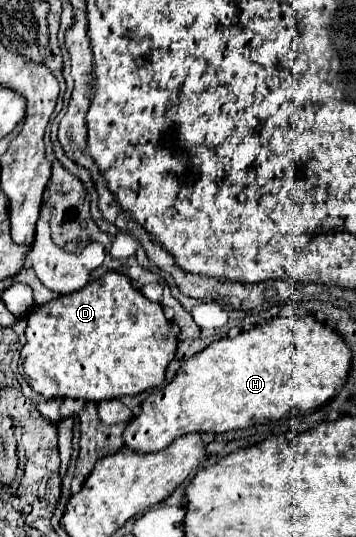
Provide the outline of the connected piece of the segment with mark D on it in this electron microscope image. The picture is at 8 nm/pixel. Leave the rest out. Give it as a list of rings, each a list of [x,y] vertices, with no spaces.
[[[115,270],[89,282],[81,290],[49,300],[45,306],[35,308],[27,318],[27,342],[21,348],[19,366],[25,382],[45,398],[81,398],[87,402],[101,402],[135,396],[163,382],[167,364],[177,350],[177,336],[169,328],[161,304],[147,300],[131,286],[131,280],[125,274]]]

